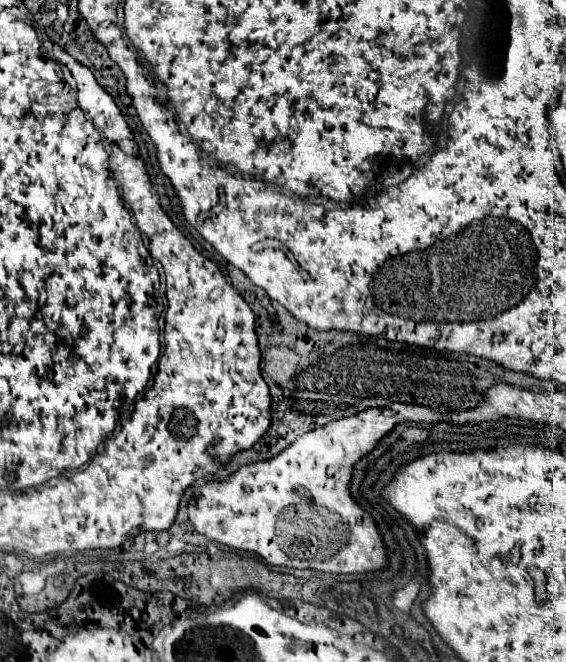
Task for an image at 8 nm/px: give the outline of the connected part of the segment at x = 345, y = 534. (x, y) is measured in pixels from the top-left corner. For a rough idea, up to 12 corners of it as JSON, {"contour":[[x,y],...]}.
{"contour":[[425,405],[365,409],[207,481],[193,531],[269,565],[387,565],[357,459]]}

